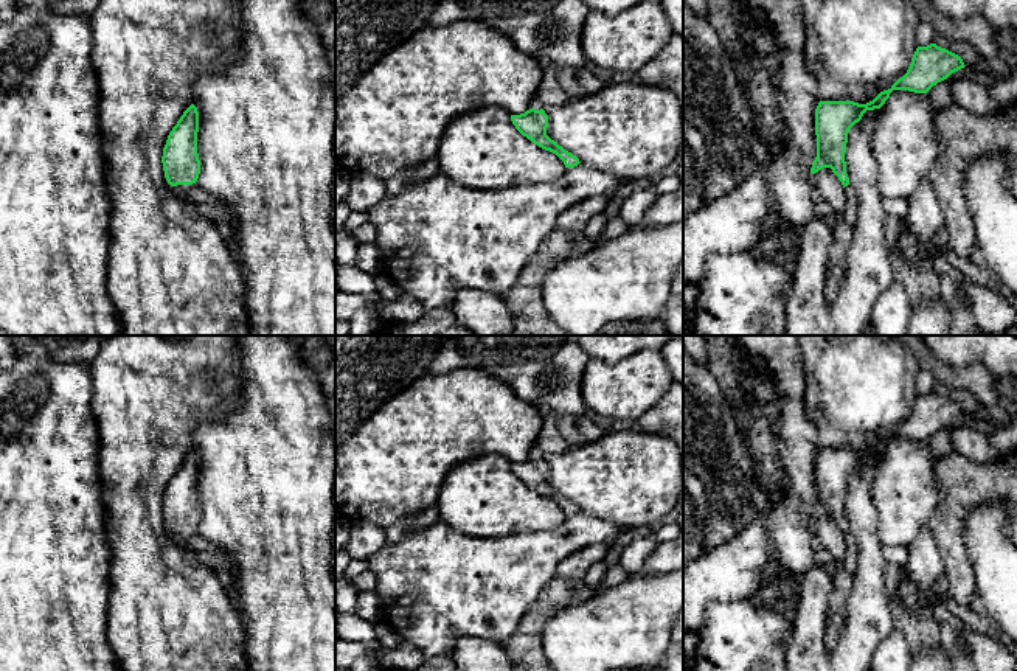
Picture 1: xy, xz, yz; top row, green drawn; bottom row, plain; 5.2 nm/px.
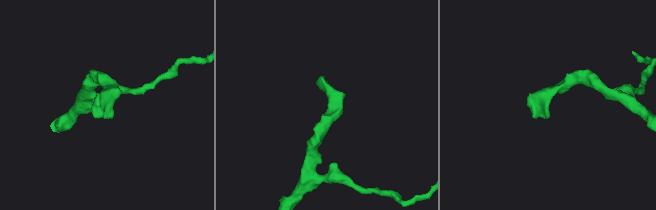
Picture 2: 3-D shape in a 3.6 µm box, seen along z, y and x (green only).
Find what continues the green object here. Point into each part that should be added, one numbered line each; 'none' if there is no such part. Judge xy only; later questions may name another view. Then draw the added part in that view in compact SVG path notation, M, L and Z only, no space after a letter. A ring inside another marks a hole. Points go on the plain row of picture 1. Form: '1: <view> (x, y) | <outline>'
1: xy (182, 539) | M193 531L193 533L177 533L174 534L174 541L182 547L182 548L186 548L188 551L193 553L193 556L196 558L196 561L199 562L197 559L197 553L196 550L193 550L189 547L189 541L194 537L194 536L199 536L197 531ZM199 562L200 564L200 562Z

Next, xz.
1: xz (550, 441) | M543 410L543 427L533 446L531 457L540 458L548 454L561 454L568 450L571 446L561 436L556 422L556 412Z

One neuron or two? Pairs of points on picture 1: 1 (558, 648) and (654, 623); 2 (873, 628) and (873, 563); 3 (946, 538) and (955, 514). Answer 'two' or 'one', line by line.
1: one
2: one
3: one

